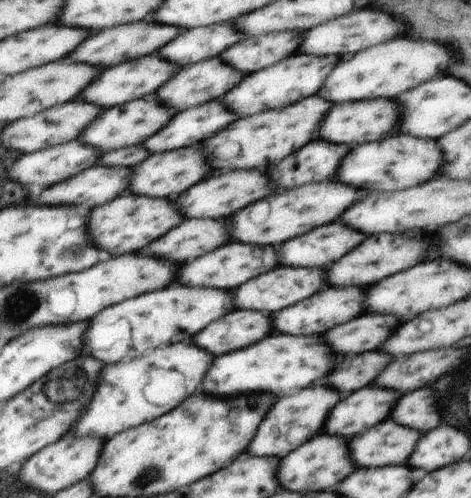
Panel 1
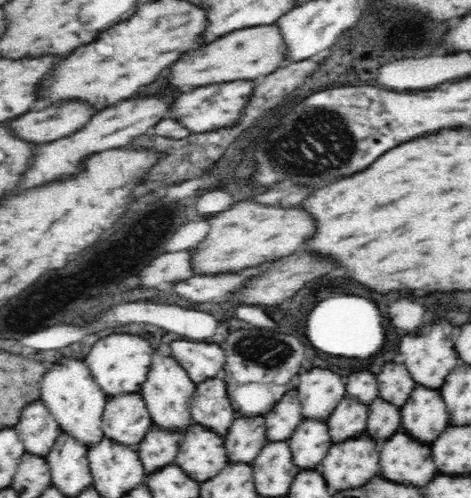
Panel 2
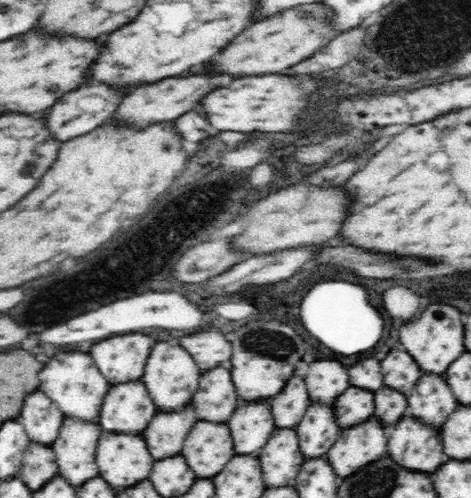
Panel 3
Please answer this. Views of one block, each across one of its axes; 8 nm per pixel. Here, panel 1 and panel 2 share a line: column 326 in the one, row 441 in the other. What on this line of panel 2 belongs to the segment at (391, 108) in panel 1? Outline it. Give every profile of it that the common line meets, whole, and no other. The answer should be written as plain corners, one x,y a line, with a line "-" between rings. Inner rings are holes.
128,392
108,398
102,416
102,430
112,440
120,440
128,446
138,446
152,424
154,422
140,392

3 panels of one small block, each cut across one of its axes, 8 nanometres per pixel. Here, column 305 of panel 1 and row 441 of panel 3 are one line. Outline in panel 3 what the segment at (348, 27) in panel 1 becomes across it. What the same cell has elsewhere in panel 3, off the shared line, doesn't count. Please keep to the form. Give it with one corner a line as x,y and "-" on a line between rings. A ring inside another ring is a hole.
32,392
24,398
24,408
16,420
26,428
30,440
52,446
64,424
64,412
44,392

